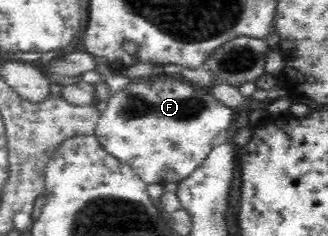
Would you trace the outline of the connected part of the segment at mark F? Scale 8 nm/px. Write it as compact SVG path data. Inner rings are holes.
M166 79L163 81L143 81L130 83L124 90L110 96L107 108L101 113L95 128L96 139L108 154L128 164L148 185L165 185L180 182L200 168L210 152L220 144L228 142L228 128L232 125L232 109L220 103L209 91L196 90L189 81Z

